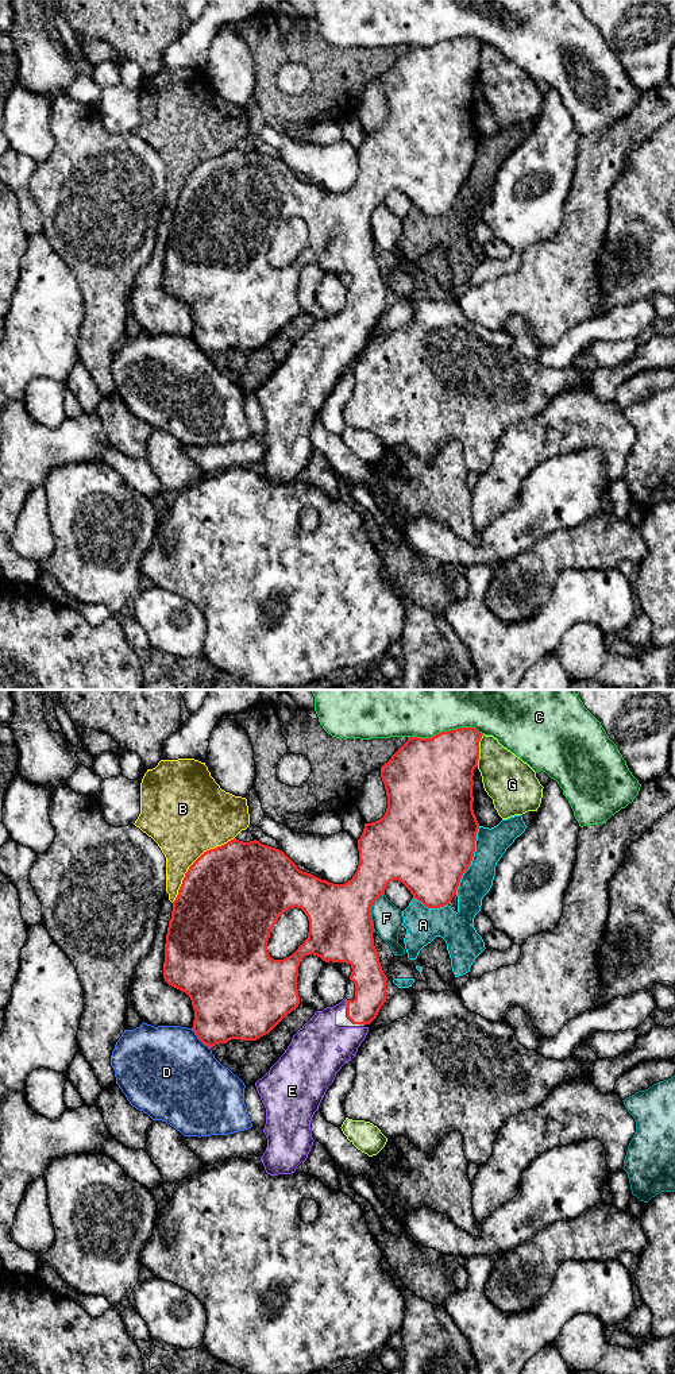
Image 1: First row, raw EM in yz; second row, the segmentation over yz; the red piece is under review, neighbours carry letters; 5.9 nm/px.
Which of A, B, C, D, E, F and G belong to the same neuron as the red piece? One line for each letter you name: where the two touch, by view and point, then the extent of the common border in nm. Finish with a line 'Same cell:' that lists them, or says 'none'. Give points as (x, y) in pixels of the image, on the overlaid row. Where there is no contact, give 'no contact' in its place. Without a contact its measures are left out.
E: yz (347, 1004) | 50 nm
Same cell: E

